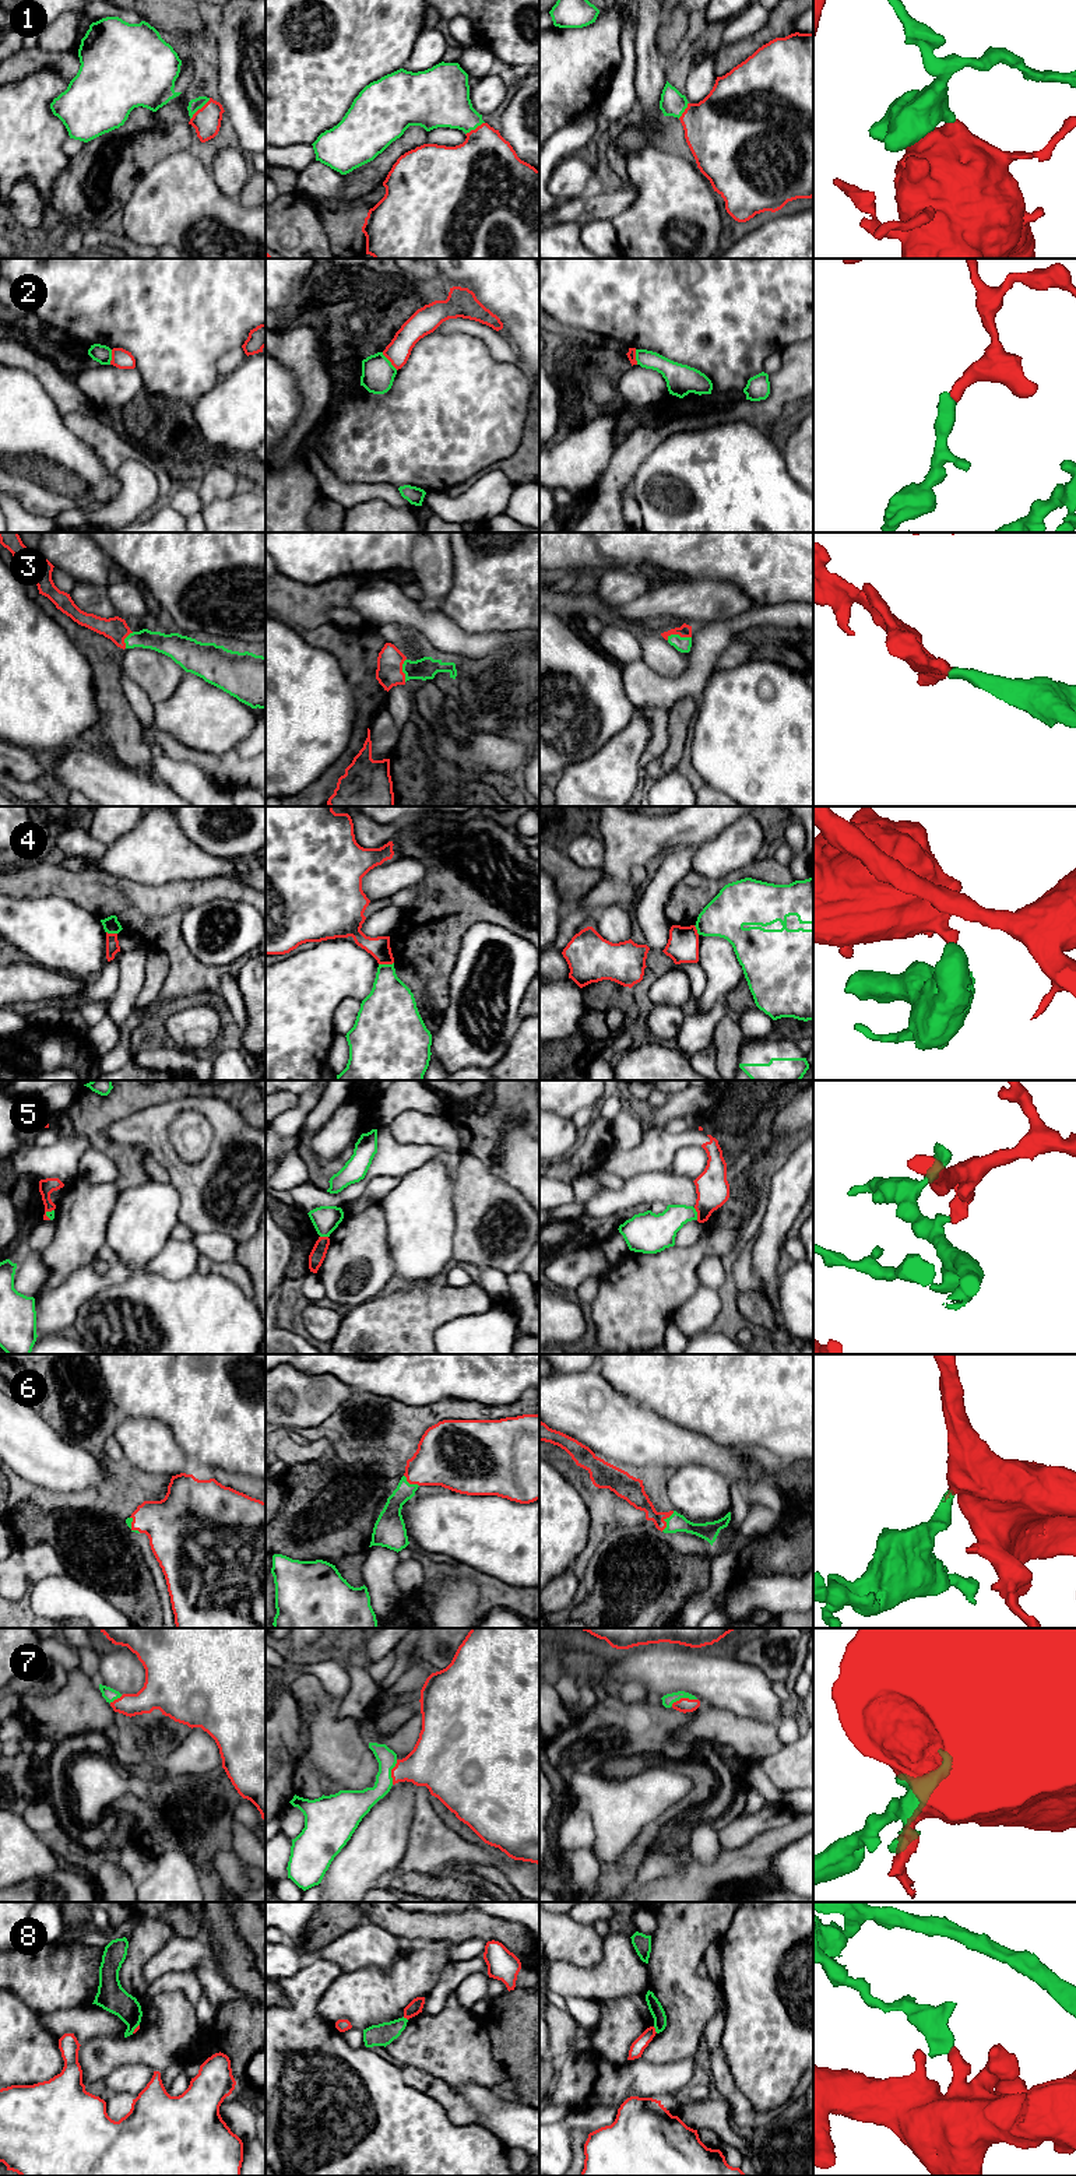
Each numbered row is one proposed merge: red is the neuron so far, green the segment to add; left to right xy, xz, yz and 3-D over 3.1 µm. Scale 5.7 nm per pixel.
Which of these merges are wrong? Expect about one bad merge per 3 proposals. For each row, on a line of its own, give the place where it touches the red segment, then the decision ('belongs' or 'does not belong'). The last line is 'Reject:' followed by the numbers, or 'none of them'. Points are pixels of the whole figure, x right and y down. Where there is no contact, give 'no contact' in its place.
1: contact xy (199, 109); belongs
2: contact xz (389, 359); does not belong
3: contact yz (679, 635); belongs
4: contact xz (386, 963); does not belong
5: contact yz (698, 1213); does not belong
6: contact yz (664, 1521); belongs
7: contact yz (684, 1698); belongs
8: contact yz (654, 2029); does not belong
Reject: 2, 4, 5, 8

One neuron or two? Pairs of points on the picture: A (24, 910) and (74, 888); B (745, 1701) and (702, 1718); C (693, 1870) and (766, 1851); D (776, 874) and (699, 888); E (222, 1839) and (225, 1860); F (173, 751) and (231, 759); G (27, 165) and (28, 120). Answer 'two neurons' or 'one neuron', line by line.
A: two neurons
B: two neurons
C: one neuron
D: one neuron
E: two neurons
F: one neuron
G: one neuron

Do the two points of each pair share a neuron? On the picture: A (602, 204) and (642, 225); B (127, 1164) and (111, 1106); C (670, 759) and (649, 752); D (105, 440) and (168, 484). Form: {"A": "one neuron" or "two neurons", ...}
{"A": "two neurons", "B": "one neuron", "C": "two neurons", "D": "one neuron"}

